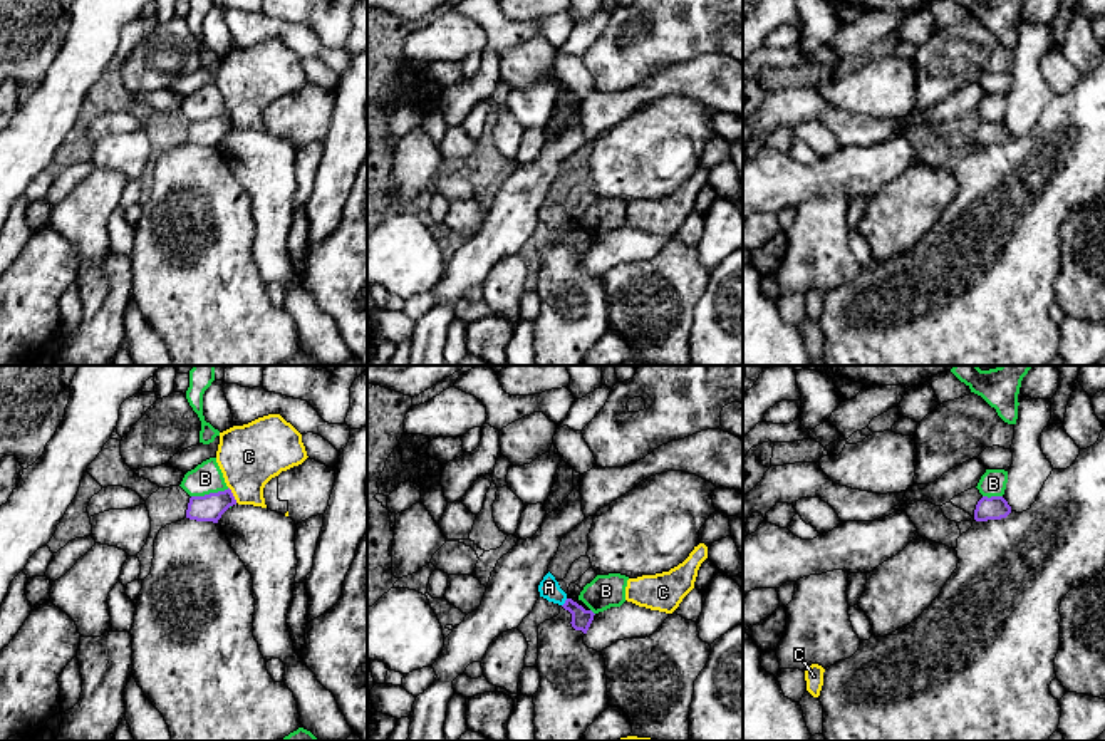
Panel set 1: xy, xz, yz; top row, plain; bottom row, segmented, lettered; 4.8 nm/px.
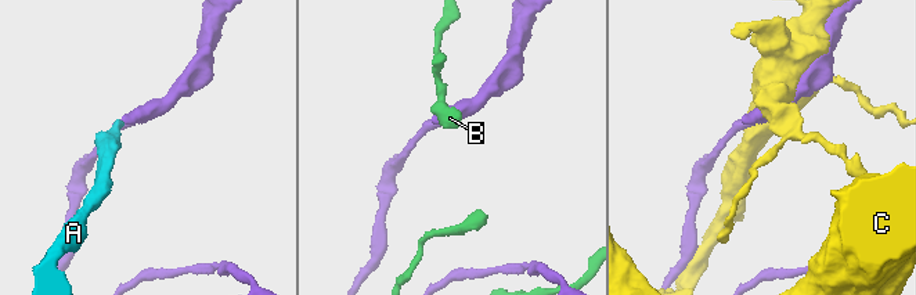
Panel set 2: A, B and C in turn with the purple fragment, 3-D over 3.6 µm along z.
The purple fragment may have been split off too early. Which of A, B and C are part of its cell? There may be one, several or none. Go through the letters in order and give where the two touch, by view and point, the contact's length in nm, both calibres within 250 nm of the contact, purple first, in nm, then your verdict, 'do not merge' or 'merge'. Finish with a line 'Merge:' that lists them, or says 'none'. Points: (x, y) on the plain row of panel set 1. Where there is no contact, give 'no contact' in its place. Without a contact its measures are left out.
A: xz (565, 227) | 50 nm | 100/100 nm | merge
B: xy (210, 118) | 190 nm | 130/150 nm | do not merge
C: xy (232, 119) | 90 nm | 130/300 nm | do not merge
Merge: A

